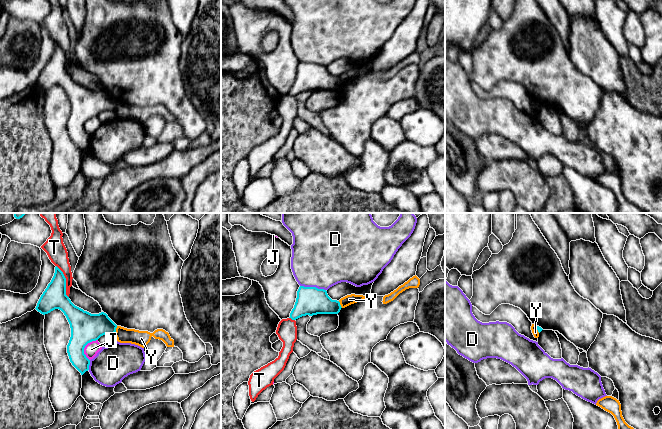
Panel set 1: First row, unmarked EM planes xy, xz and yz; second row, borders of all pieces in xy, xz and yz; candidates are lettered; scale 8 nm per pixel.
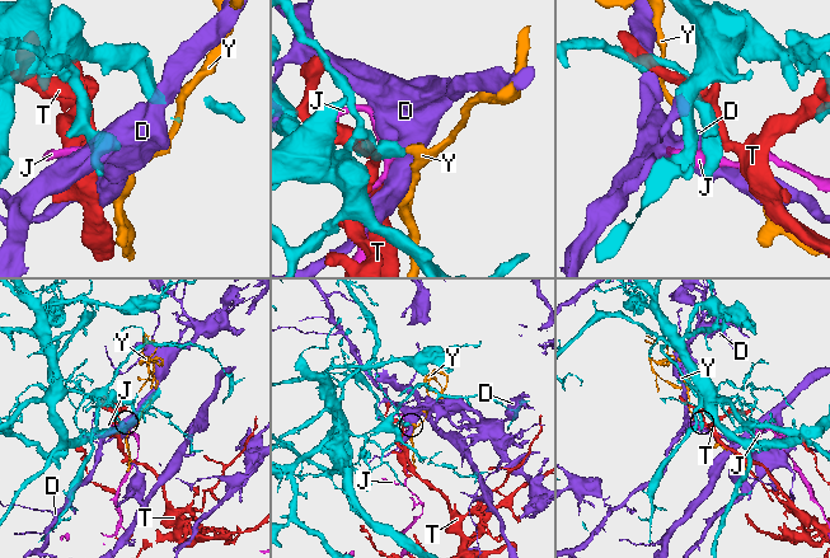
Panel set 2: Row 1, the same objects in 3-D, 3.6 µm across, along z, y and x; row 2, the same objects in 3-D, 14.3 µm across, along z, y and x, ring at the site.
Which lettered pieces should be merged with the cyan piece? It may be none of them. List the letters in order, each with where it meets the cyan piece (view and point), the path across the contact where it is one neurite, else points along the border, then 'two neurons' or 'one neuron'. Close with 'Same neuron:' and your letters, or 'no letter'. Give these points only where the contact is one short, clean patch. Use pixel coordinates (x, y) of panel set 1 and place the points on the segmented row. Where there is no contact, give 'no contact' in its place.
D: contact xz (313, 287); two neurons
J: contact xy (84, 347); border xy (97, 339), (89, 342), (84, 348), (84, 354), (89, 360); two neurons
T: contact xy (65, 281); two neurons
Y: contact xy (115, 330); border xy (117, 326), (114, 333); two neurons
Same neuron: no letter

